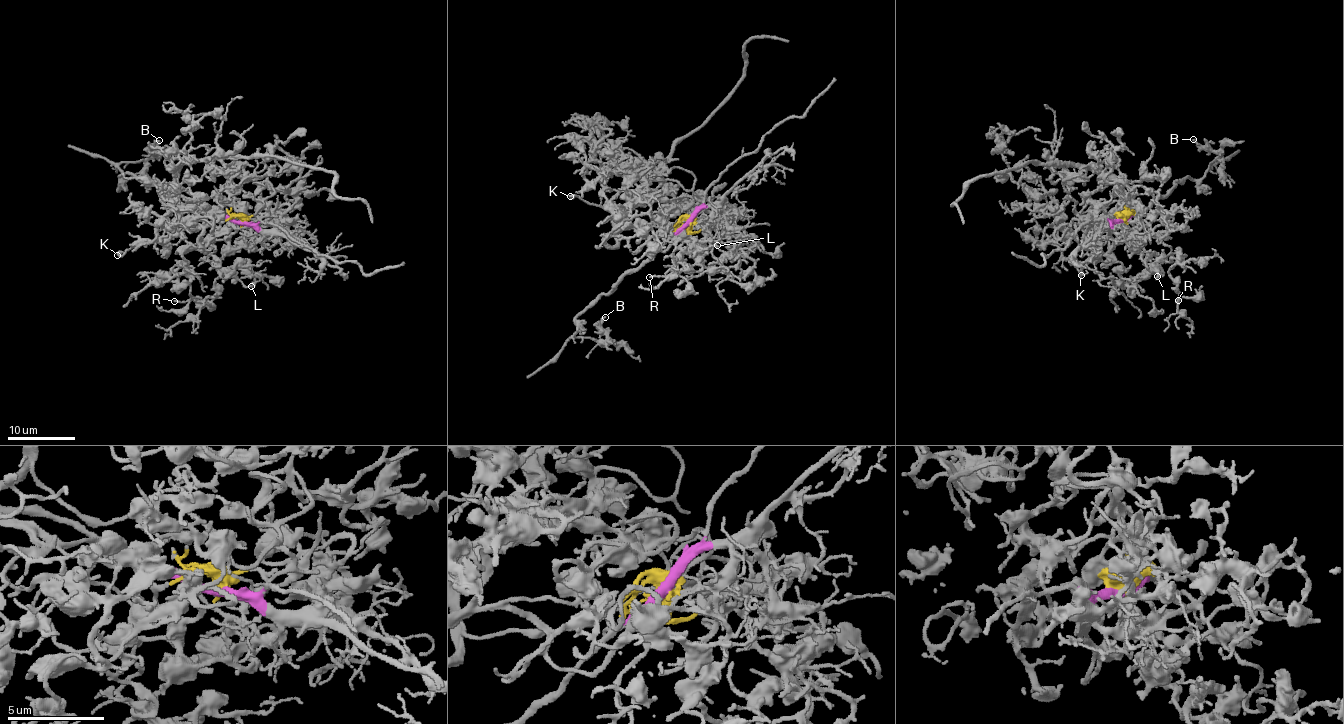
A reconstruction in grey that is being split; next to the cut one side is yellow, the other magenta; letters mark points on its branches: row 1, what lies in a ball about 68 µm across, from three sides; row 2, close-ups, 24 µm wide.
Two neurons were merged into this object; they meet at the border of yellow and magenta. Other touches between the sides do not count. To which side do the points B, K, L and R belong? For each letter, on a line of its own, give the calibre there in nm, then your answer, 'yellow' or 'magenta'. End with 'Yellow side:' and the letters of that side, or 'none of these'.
B: 170 nm thick; magenta
K: 240 nm thick; yellow
L: 160 nm thick; yellow
R: 130 nm thick; yellow
Yellow side: K, L, R

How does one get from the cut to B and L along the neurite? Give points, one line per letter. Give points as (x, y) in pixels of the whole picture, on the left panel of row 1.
B: (243, 222), (212, 215), (146, 179), (126, 173), (119, 176), (122, 162), (147, 159), (158, 140)
L: (243, 221), (231, 216), (222, 223), (226, 240), (214, 241), (215, 251), (208, 259), (232, 278), (252, 286)

